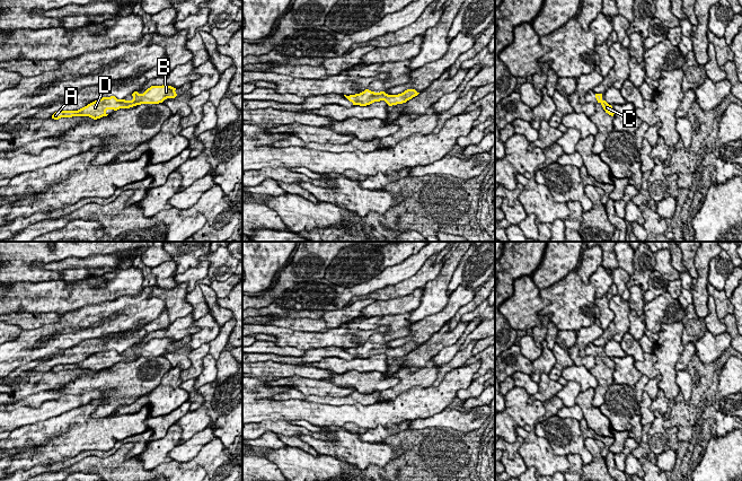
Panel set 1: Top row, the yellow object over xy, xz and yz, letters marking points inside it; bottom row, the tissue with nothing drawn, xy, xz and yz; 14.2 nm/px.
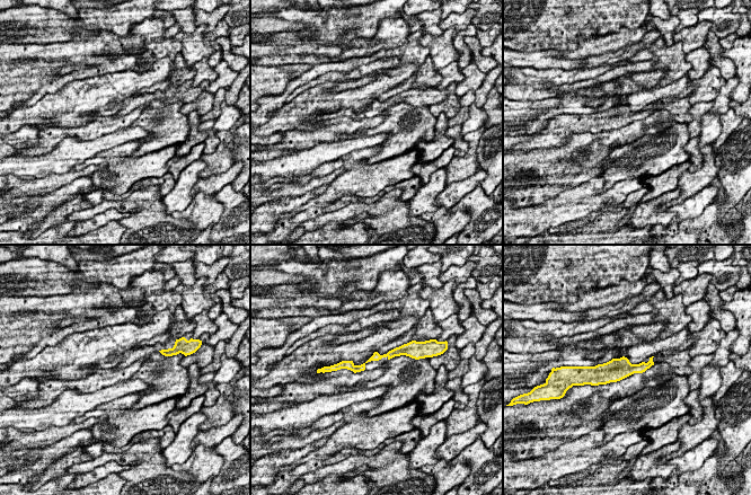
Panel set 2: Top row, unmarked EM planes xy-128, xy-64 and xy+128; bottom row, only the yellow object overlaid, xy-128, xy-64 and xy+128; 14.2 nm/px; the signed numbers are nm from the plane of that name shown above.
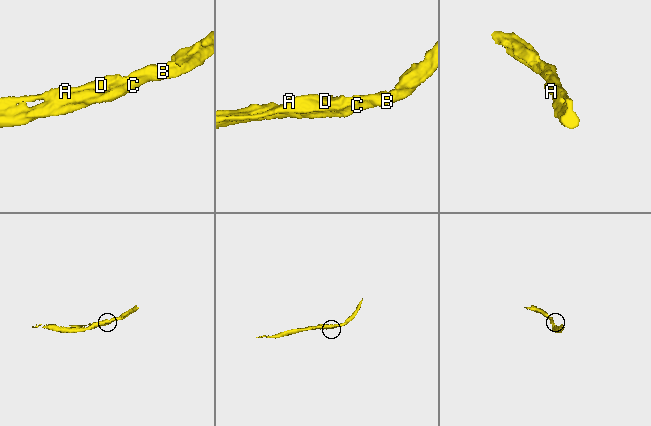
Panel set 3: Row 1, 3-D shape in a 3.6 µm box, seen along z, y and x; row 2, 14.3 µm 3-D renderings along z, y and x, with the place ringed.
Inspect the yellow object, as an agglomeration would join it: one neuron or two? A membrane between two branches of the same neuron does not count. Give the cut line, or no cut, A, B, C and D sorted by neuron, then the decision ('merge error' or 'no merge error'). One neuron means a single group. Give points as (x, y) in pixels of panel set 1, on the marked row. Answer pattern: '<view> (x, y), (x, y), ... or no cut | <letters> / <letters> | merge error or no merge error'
no cut | A B C D | no merge error

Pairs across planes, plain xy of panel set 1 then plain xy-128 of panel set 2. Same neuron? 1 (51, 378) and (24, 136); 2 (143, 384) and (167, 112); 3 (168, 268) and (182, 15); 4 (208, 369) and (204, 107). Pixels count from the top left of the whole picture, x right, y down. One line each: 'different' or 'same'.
1: different
2: same
3: same
4: different

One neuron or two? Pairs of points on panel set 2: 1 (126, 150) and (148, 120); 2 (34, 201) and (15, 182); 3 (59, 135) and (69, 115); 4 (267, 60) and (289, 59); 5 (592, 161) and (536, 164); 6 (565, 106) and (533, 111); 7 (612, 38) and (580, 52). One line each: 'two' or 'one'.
1: two
2: two
3: two
4: one
5: one
6: one
7: one

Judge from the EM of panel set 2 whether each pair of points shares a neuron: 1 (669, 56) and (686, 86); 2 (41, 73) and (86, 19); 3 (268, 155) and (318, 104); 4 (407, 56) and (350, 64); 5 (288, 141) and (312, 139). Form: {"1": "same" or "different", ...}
{"1": "different", "2": "different", "3": "different", "4": "same", "5": "same"}

